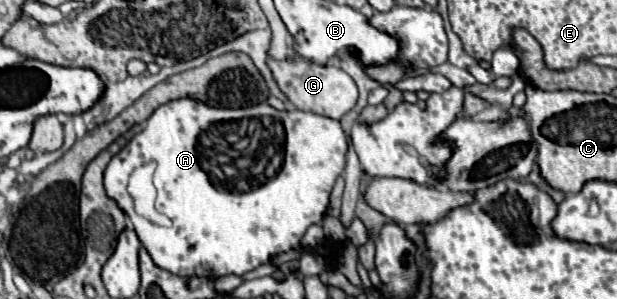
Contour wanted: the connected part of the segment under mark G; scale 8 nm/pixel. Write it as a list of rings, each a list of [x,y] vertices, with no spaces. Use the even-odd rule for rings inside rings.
[[[268,61],[270,73],[276,81],[276,85],[280,87],[280,91],[288,97],[288,101],[300,109],[300,111],[312,111],[324,117],[332,117],[332,119],[340,119],[342,115],[346,115],[358,99],[358,89],[356,83],[352,81],[352,77],[348,73],[344,73],[340,67],[336,65],[316,65],[316,63],[308,63],[308,61]]]

